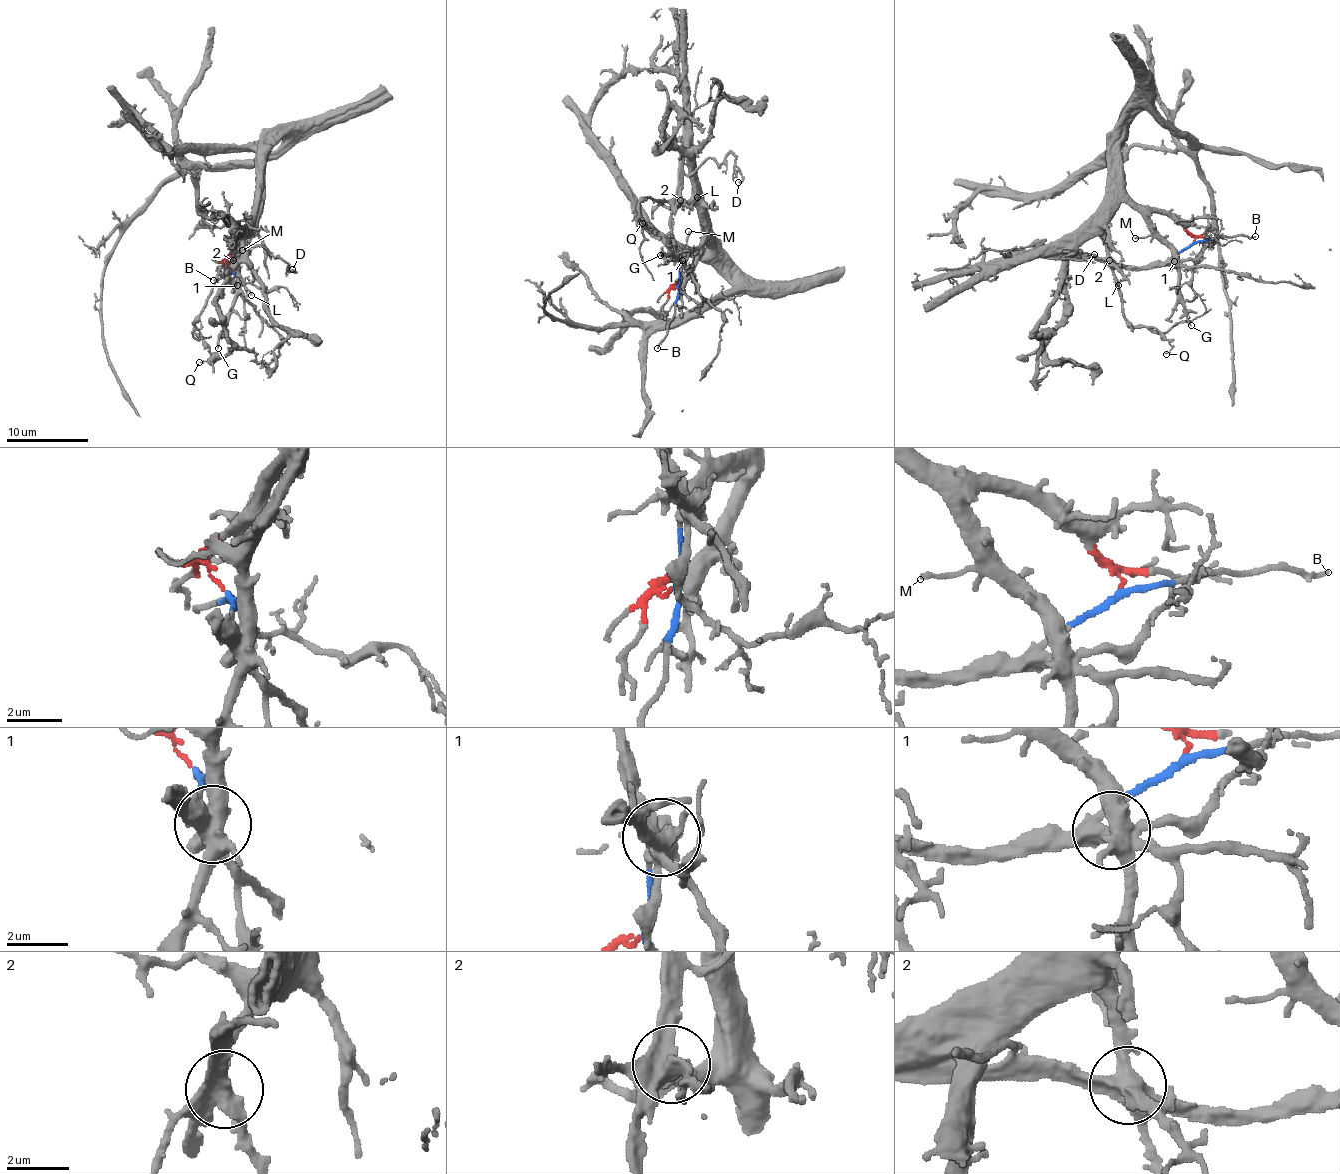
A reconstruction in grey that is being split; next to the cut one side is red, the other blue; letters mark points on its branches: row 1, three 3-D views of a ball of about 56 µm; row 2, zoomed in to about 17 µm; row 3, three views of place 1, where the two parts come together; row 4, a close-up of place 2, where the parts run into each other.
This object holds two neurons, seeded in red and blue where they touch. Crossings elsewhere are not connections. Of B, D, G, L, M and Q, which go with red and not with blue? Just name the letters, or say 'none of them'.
G, L, M

